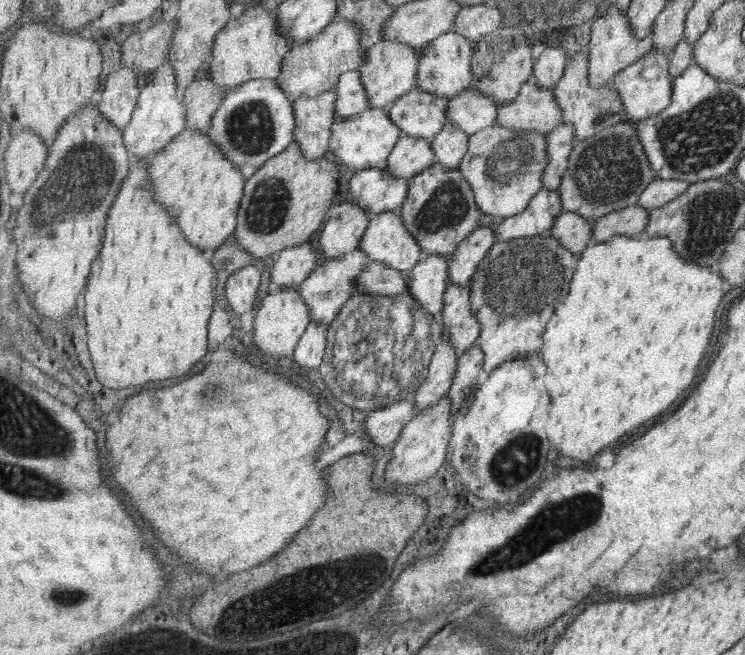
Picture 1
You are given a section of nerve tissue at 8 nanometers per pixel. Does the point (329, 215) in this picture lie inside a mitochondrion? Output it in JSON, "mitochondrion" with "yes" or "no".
{"mitochondrion":"no"}

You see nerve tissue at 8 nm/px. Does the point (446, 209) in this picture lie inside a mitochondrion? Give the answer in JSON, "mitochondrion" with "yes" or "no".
{"mitochondrion":"yes"}

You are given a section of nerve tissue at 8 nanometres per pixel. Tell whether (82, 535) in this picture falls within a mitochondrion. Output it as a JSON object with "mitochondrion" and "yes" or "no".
{"mitochondrion":"no"}

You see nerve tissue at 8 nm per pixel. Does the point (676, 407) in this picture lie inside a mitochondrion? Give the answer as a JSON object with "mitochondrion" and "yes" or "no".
{"mitochondrion":"no"}

